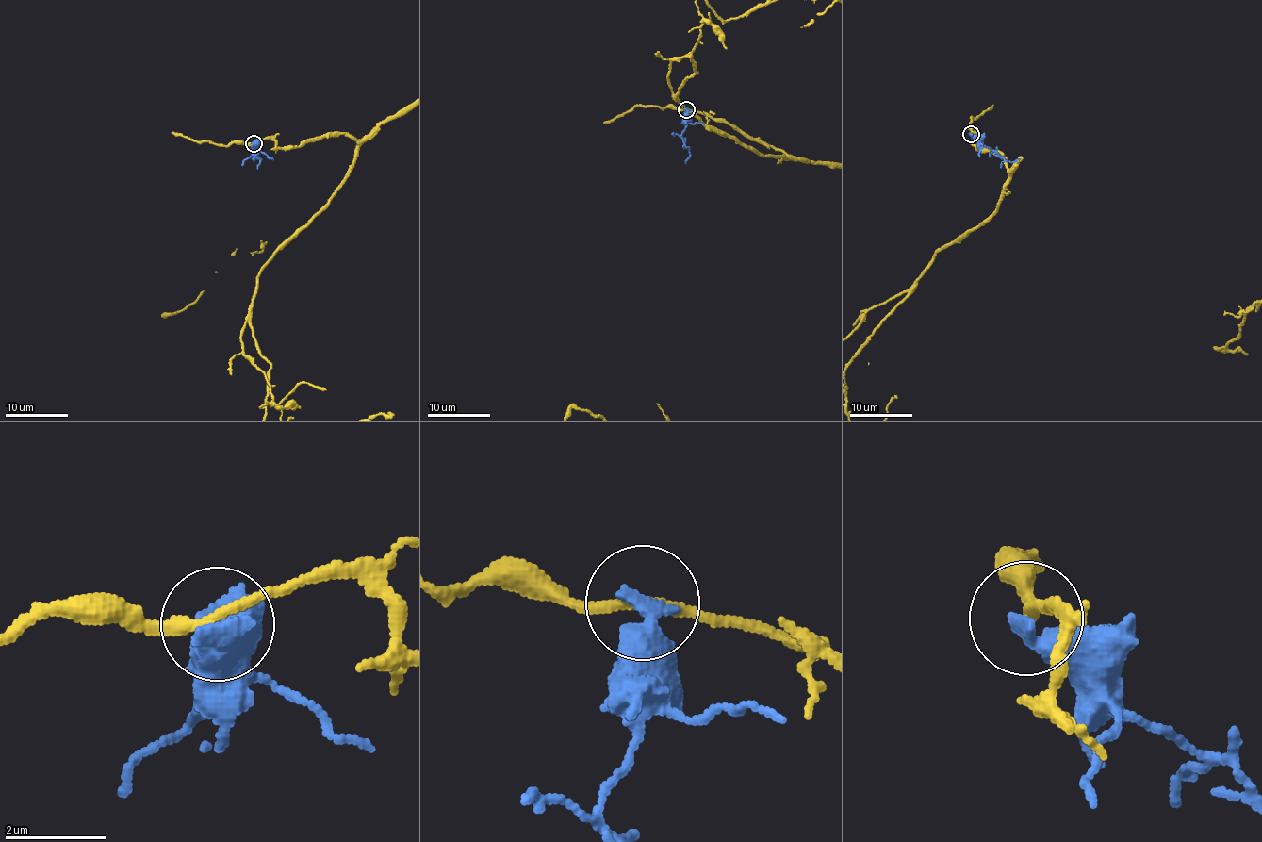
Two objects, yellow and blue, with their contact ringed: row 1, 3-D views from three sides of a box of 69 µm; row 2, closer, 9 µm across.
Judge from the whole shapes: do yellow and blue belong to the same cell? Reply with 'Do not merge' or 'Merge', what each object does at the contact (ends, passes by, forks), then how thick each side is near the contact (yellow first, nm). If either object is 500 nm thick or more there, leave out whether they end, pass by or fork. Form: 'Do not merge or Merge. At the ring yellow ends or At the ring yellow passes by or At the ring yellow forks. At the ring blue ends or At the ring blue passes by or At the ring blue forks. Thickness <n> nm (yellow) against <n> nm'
Do not merge. At the ring yellow passes by. At the ring blue ends. Thickness 200 nm (yellow) against 440 nm

